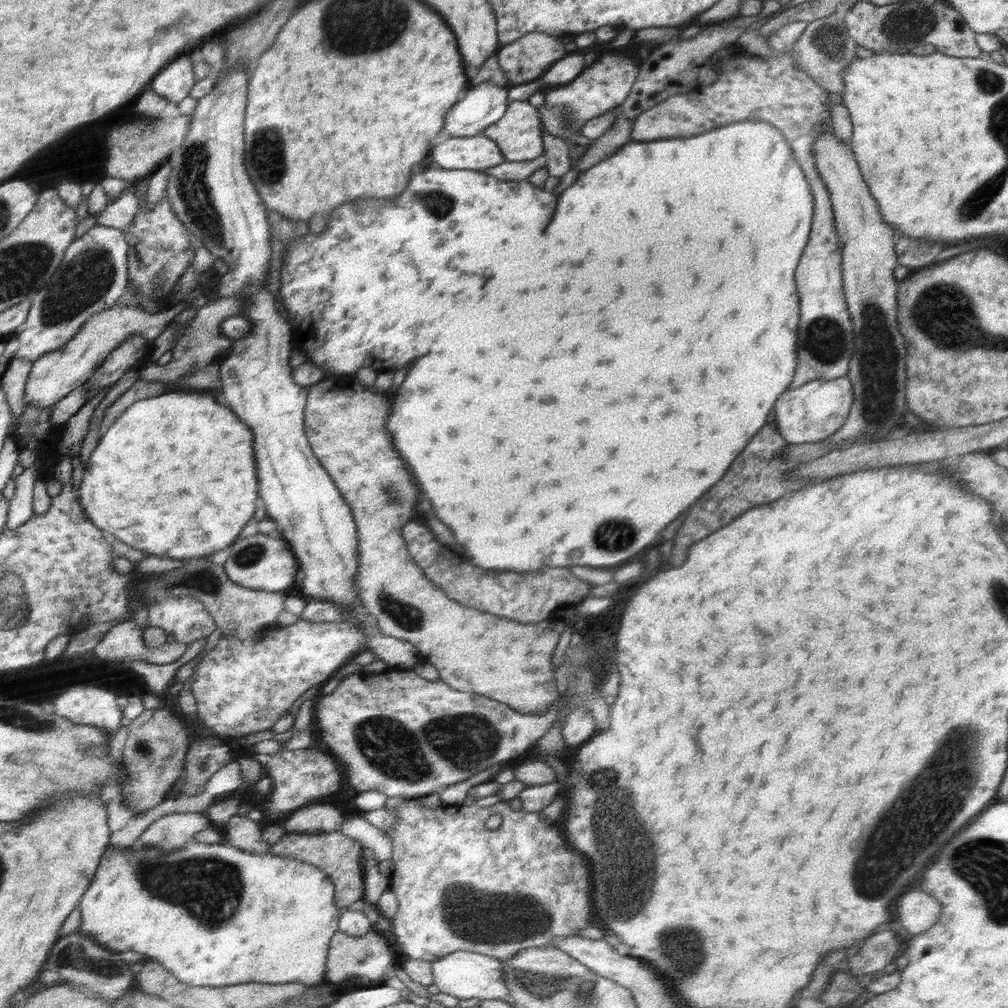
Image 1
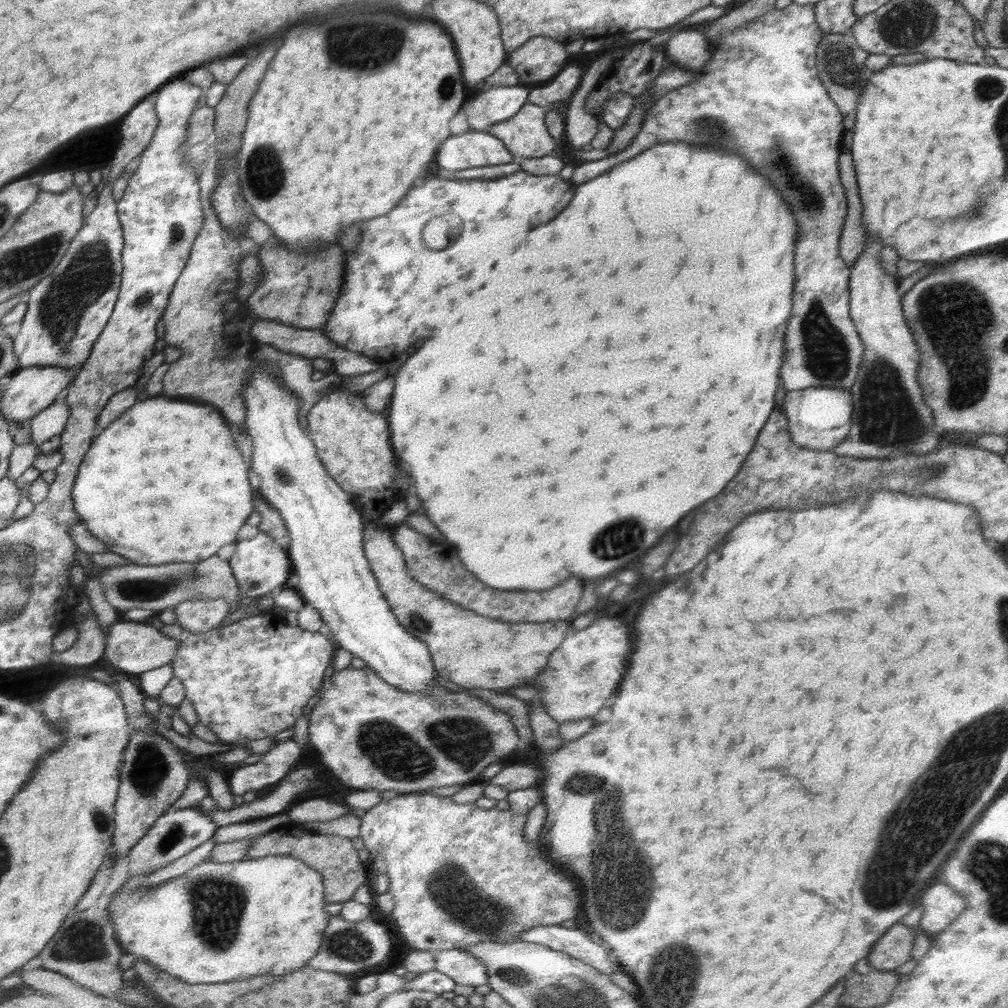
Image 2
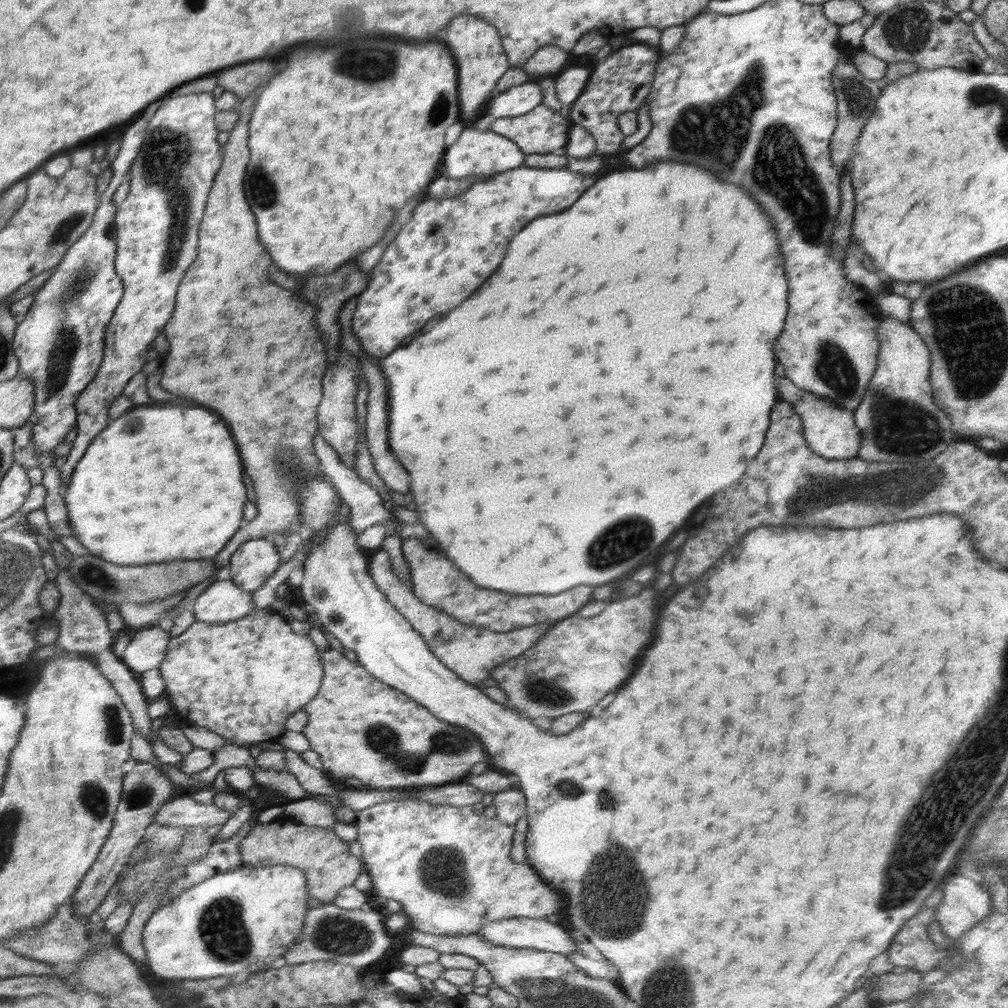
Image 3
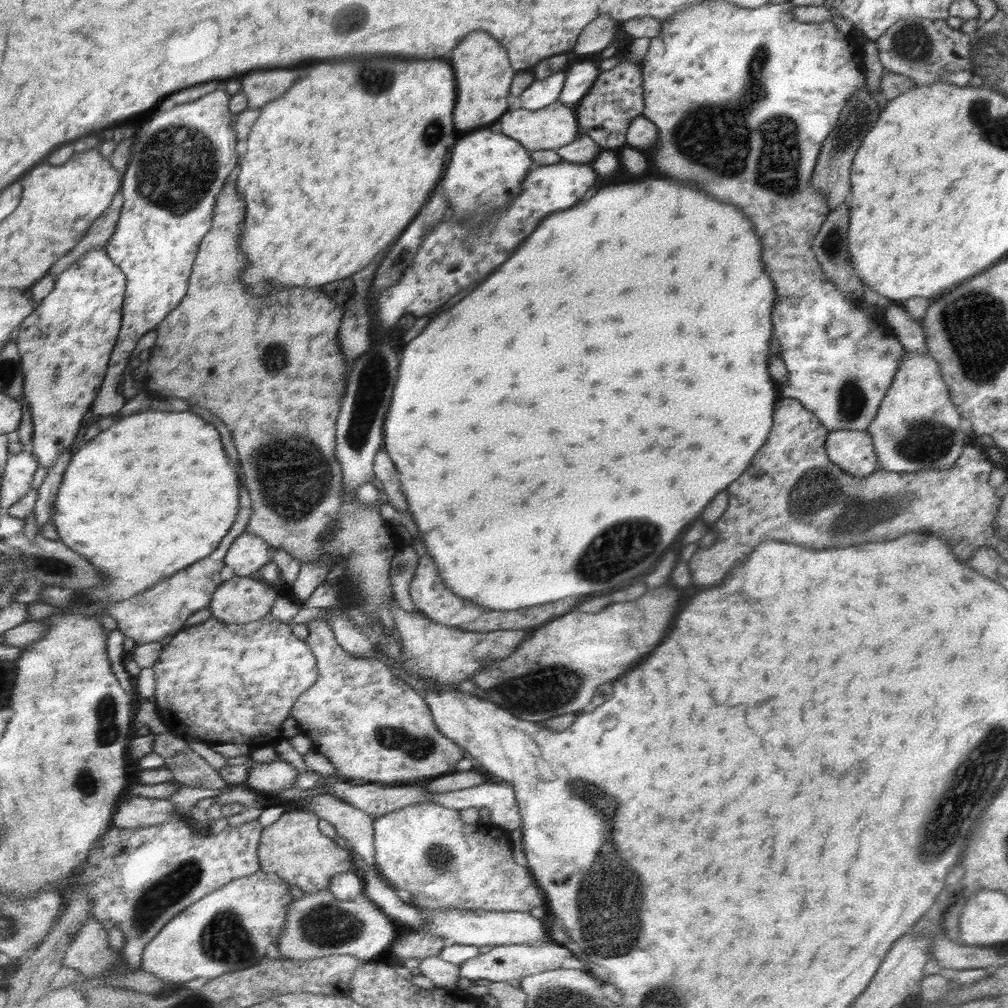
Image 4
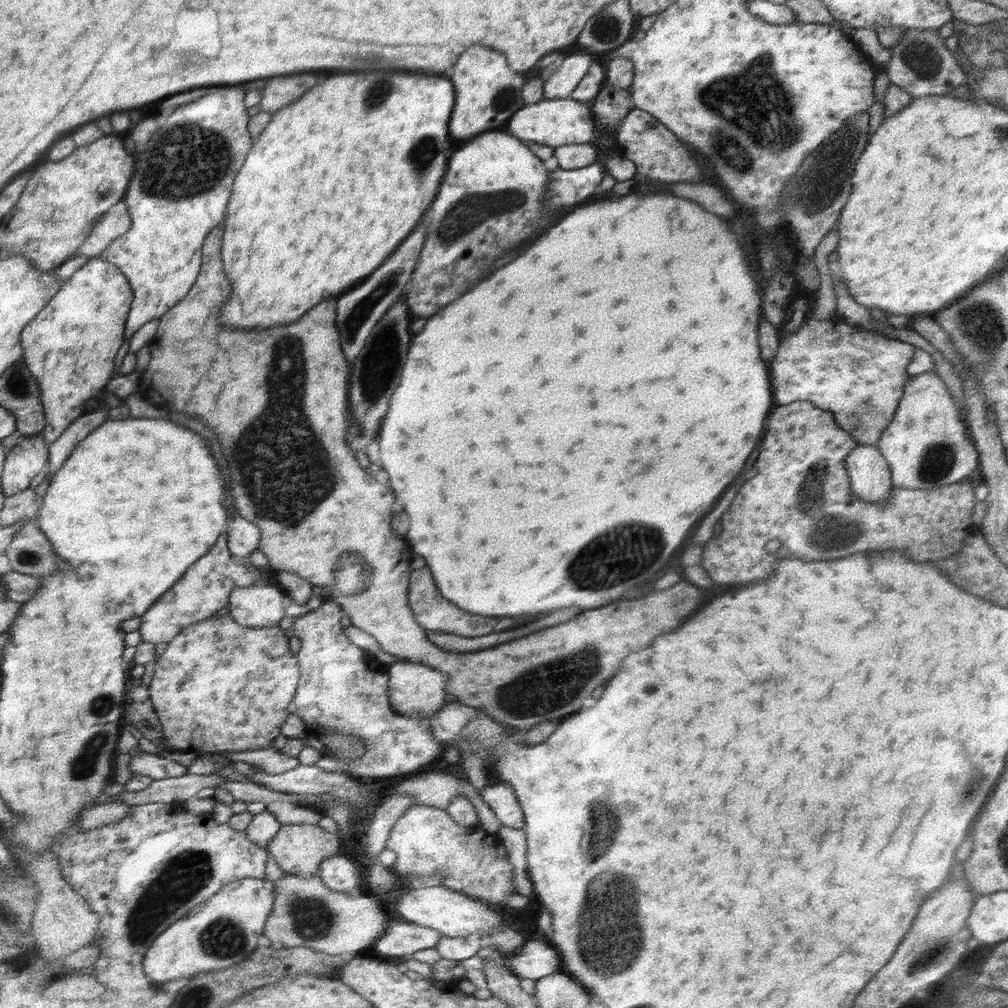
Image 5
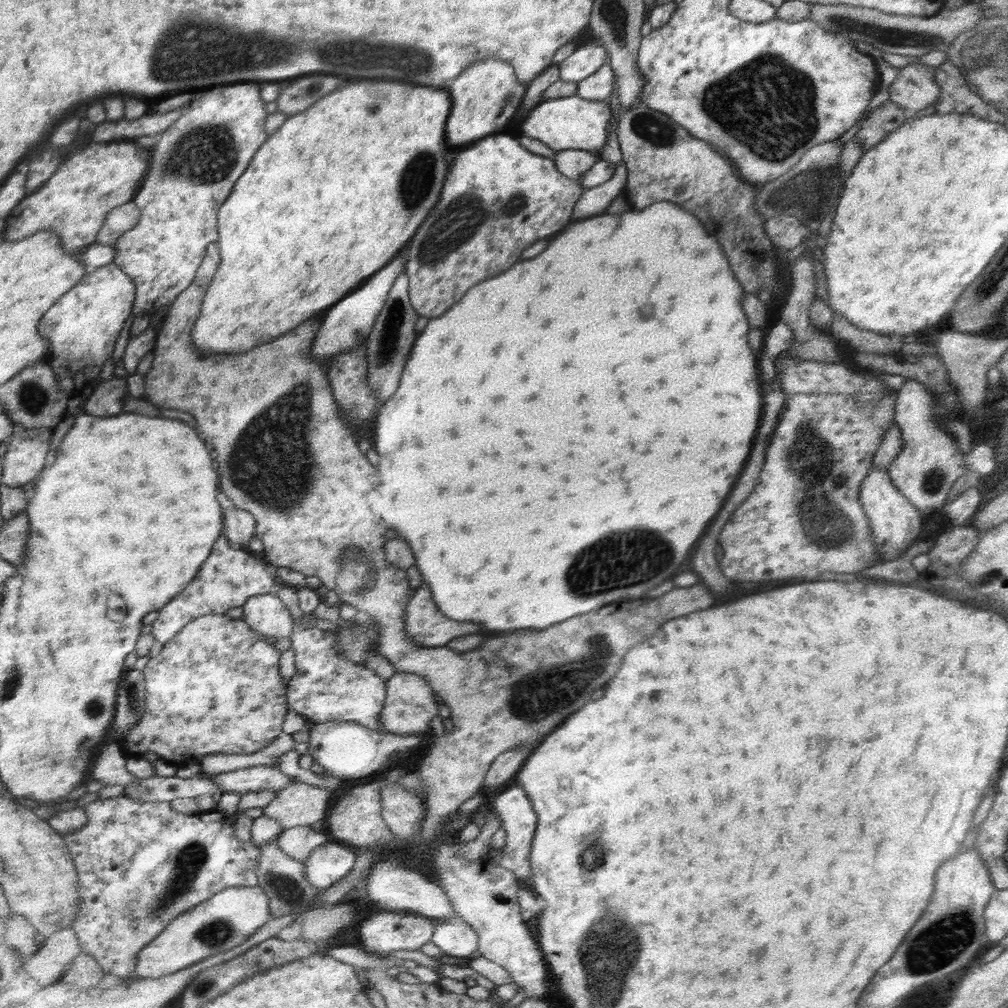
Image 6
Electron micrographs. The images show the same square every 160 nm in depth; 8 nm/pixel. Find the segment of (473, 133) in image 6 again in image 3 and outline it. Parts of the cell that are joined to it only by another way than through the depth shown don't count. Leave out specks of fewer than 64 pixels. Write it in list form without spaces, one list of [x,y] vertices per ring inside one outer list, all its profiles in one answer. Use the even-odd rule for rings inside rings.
[[[462,14],[452,18],[452,24],[446,26],[446,45],[450,46],[451,55],[457,66],[460,120],[468,126],[483,116],[488,102],[493,98],[492,88],[510,68],[509,62],[498,30],[474,16]]]

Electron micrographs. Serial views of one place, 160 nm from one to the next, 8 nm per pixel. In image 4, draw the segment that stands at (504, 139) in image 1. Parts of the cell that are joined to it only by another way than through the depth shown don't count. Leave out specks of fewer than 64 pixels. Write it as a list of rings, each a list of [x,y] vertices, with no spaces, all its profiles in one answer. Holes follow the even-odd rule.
[[[554,102],[545,108],[534,111],[511,108],[511,110],[502,115],[498,120],[500,133],[518,141],[529,152],[536,150],[556,150],[582,135],[580,127],[578,127],[575,107],[576,105],[570,106]]]

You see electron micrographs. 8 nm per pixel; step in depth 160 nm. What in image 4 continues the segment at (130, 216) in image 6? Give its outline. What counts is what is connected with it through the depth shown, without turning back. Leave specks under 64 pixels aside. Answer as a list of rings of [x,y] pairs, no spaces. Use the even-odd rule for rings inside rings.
[[[121,191],[116,192],[108,208],[96,218],[88,227],[86,236],[76,244],[72,250],[69,250],[64,256],[61,256],[49,269],[45,276],[54,276],[64,272],[72,263],[80,259],[90,249],[104,247],[108,240],[114,236],[115,226],[123,207],[123,194]]]

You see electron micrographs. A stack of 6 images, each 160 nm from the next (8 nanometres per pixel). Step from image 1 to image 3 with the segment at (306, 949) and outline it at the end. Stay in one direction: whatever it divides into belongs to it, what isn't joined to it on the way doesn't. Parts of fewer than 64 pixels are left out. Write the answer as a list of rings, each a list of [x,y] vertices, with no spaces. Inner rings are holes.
[[[278,864],[278,866],[264,866],[264,867],[250,867],[244,866],[238,870],[222,871],[215,874],[214,877],[207,878],[197,885],[190,886],[183,890],[181,895],[175,896],[169,902],[169,905],[164,905],[156,909],[148,918],[143,931],[142,931],[142,946],[146,952],[146,958],[150,965],[150,972],[160,978],[170,978],[170,980],[190,980],[194,979],[211,979],[214,977],[228,977],[238,974],[238,972],[247,972],[252,974],[254,972],[266,970],[272,966],[272,962],[278,956],[284,956],[290,949],[299,941],[299,936],[305,923],[305,916],[309,907],[306,905],[308,902],[309,894],[307,889],[306,875],[304,871],[286,866],[286,864]]]

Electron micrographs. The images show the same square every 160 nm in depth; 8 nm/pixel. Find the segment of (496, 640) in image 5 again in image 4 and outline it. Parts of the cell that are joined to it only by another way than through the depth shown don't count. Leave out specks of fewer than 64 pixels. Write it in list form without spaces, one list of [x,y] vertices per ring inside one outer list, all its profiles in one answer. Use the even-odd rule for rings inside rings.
[[[408,544],[394,555],[394,558],[390,561],[388,573],[388,579],[392,583],[394,600],[398,608],[404,610],[404,612],[410,612],[410,614],[419,613],[418,609],[414,607],[414,602],[412,602],[409,594],[410,581],[414,577],[418,563],[418,554],[412,544]]]

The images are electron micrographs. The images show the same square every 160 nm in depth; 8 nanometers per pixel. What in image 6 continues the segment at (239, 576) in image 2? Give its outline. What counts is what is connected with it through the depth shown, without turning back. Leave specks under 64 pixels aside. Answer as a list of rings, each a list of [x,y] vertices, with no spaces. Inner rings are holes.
[[[234,506],[230,511],[224,511],[223,535],[228,539],[229,546],[234,549],[247,549],[254,537],[255,518],[253,514]]]

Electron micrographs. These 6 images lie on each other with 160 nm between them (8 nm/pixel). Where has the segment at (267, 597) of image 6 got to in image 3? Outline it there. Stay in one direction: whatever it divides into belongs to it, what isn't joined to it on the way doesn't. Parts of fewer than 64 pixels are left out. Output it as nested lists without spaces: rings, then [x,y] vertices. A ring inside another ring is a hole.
[[[230,580],[215,581],[194,601],[197,622],[222,625],[255,610],[253,593],[236,587]]]

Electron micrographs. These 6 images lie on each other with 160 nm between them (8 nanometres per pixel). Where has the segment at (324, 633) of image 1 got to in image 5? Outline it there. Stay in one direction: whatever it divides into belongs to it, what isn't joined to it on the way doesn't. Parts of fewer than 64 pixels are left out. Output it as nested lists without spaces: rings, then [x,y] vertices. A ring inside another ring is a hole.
[[[225,615],[208,618],[182,629],[168,643],[154,664],[149,697],[167,742],[166,748],[180,752],[244,752],[270,748],[290,715],[288,705],[299,685],[298,658],[289,648],[284,625],[244,627]]]

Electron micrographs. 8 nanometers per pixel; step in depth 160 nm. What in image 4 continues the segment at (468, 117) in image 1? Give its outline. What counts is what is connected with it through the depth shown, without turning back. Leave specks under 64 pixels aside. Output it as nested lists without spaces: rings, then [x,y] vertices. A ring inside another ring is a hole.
[[[567,69],[553,73],[552,76],[544,80],[535,80],[524,89],[524,92],[520,94],[520,98],[517,99],[518,104],[512,106],[512,108],[534,111],[557,102],[565,83],[566,71]]]

